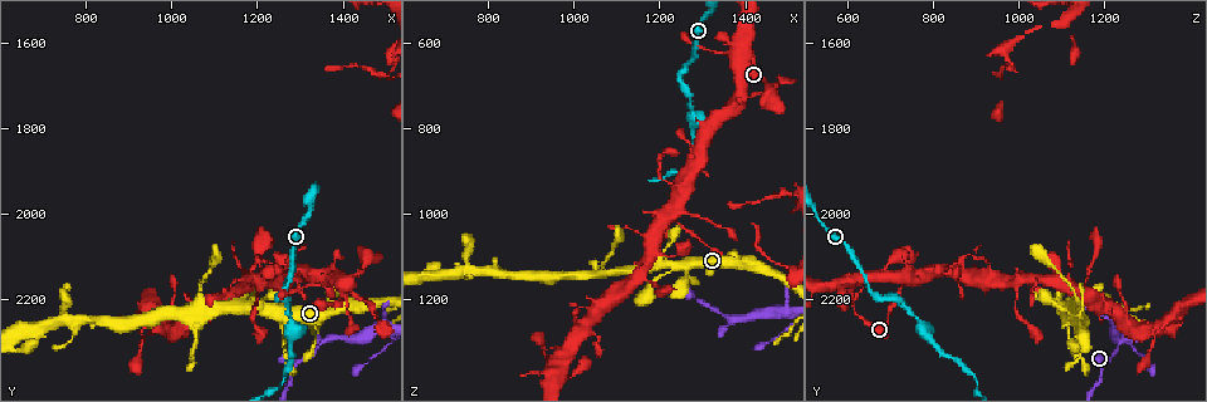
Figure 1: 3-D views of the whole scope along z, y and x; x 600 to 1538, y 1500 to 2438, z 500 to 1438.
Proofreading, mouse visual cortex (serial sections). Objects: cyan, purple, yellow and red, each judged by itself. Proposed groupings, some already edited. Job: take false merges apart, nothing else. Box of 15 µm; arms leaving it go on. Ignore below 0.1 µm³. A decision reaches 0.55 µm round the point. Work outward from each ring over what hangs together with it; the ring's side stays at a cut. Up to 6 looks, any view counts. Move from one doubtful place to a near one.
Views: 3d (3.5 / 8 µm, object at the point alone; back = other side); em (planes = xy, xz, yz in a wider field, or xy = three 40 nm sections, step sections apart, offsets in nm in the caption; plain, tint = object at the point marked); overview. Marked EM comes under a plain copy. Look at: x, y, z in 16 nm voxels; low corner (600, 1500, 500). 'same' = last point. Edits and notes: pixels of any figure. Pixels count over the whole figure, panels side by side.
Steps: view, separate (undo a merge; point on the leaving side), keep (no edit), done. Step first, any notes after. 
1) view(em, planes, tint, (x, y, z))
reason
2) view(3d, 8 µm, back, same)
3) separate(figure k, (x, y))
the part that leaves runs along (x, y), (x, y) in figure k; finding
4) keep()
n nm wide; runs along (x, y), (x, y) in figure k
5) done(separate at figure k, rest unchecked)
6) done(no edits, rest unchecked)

view(3d, 3.5 µm, (1415, 2215, 610))
narrows sharply

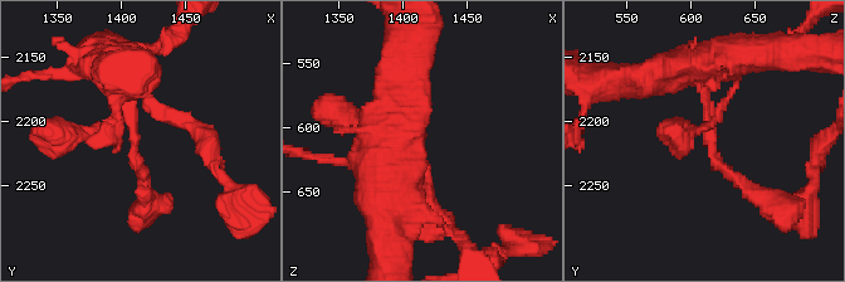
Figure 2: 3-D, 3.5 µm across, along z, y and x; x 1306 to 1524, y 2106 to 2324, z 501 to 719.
view(em, xy, step 5, tint, (1412, 2220, 616))

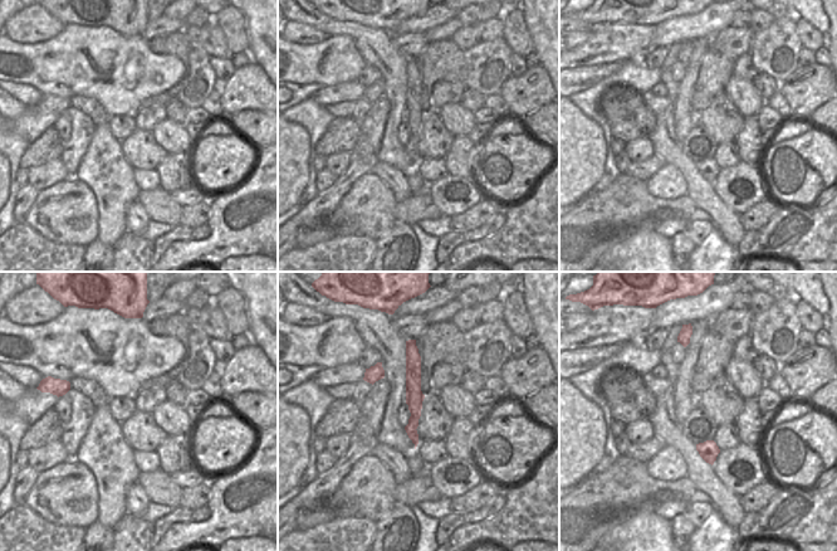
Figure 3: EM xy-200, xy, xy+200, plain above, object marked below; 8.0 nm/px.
keep()
all the same cell

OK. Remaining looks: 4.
view(3d, 3.5 µm, (1220, 2165, 990))
four-way junction

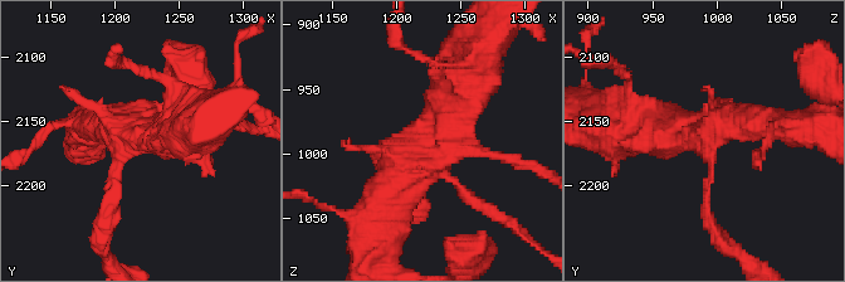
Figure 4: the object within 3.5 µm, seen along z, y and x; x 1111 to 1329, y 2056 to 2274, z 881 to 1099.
view(em, xy, step 2, tint, (1214, 2162, 992))
now the EM

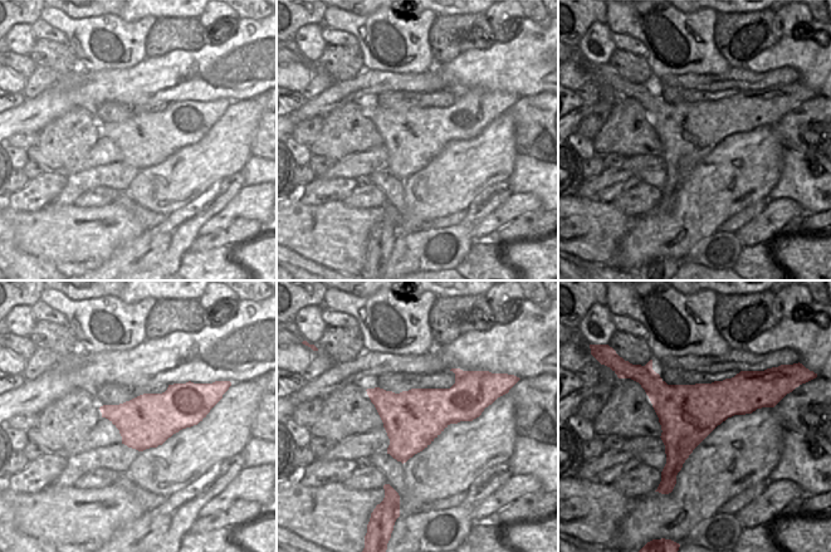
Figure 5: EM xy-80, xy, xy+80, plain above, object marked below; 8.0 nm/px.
keep()
runs along (472, 81), (406, 151), (379, 210) in figure 4; continuous, no second cell

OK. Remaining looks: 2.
view(3d, 3.5 µm, back, (1060, 2170, 1120))
sudden change in width

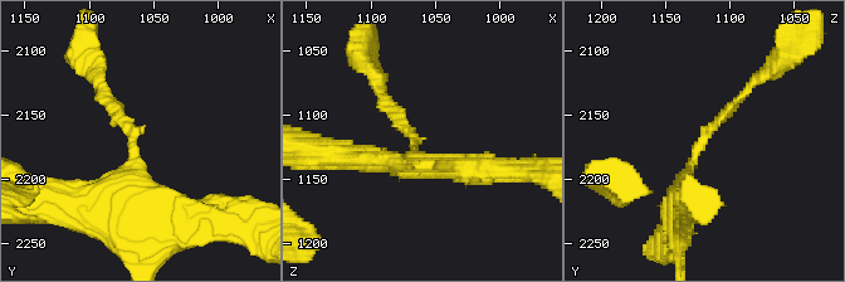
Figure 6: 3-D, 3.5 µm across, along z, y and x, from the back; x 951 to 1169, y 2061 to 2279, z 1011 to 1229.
view(em, xy, step 5, tint, (1066, 2172, 1128))
arms of 150, 300 nm

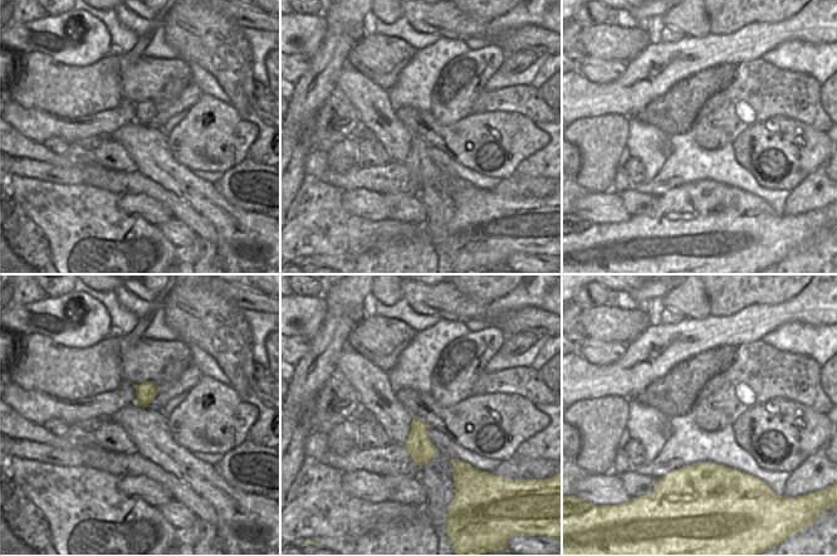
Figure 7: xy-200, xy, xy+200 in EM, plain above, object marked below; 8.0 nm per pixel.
keep()
runs along (683, 210), (695, 145), (751, 87) in figure 6; all the same cell

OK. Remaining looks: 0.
done(no edits, rest unchecked)

